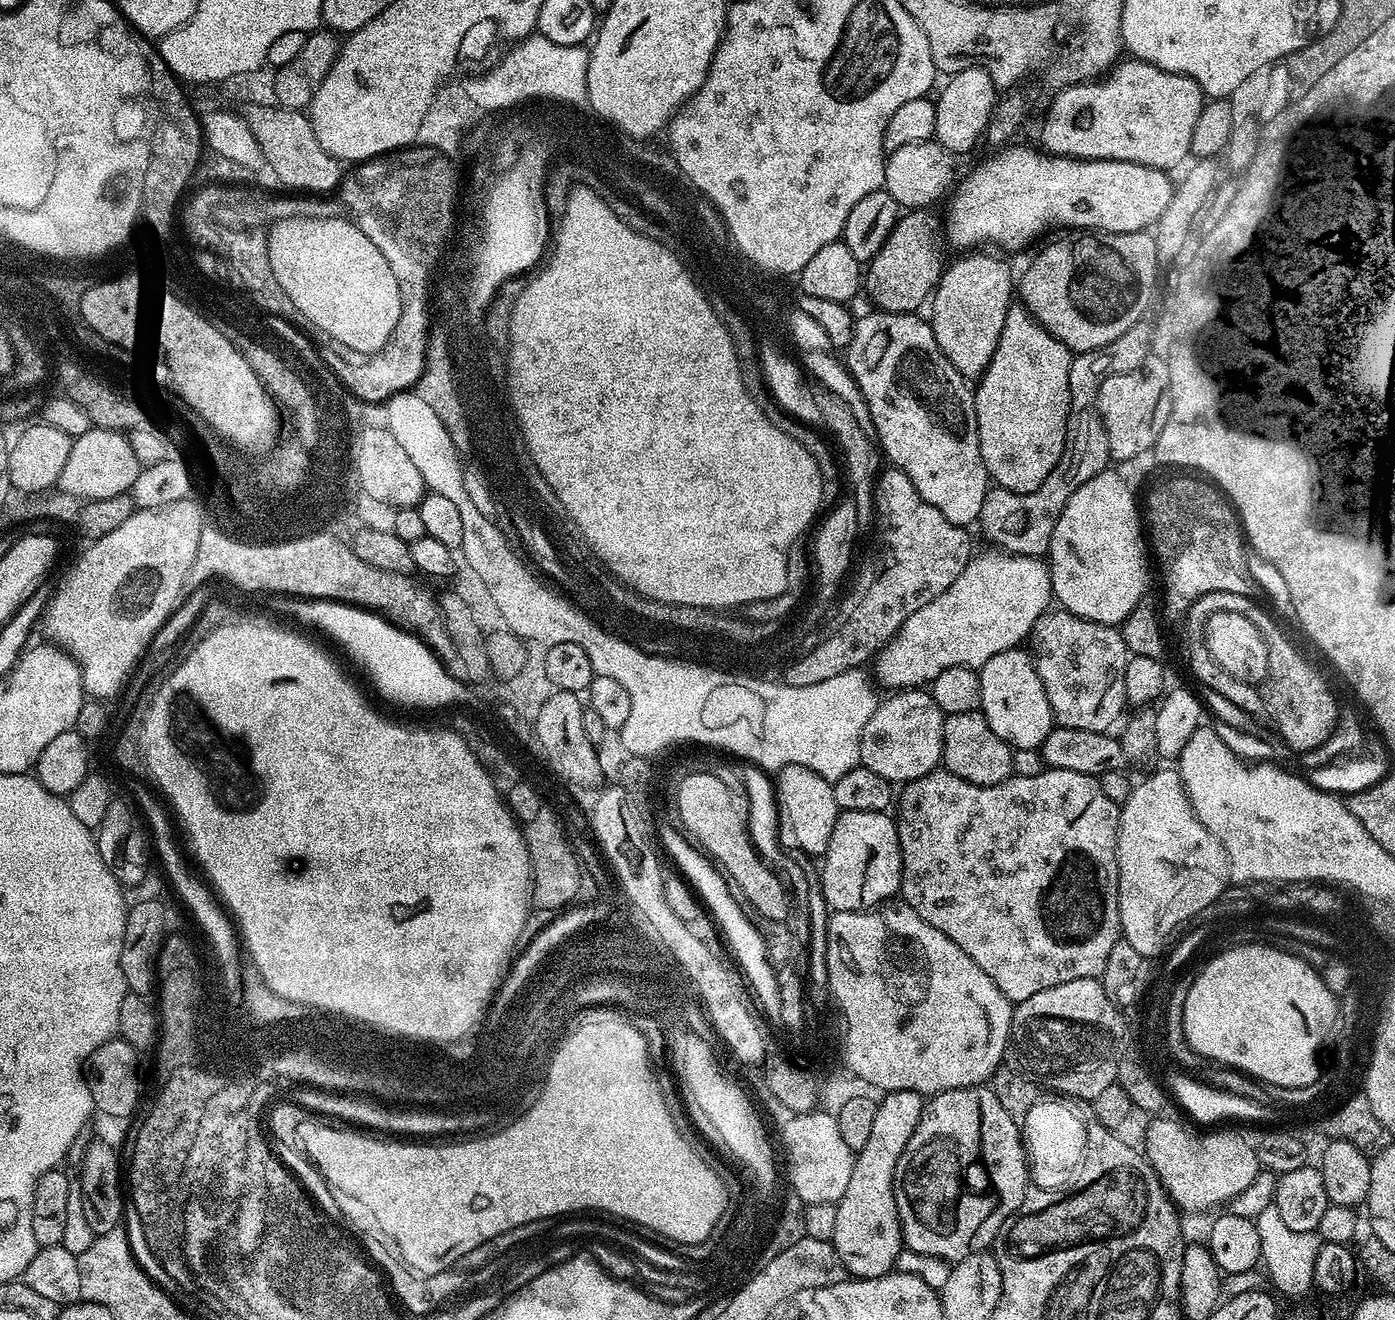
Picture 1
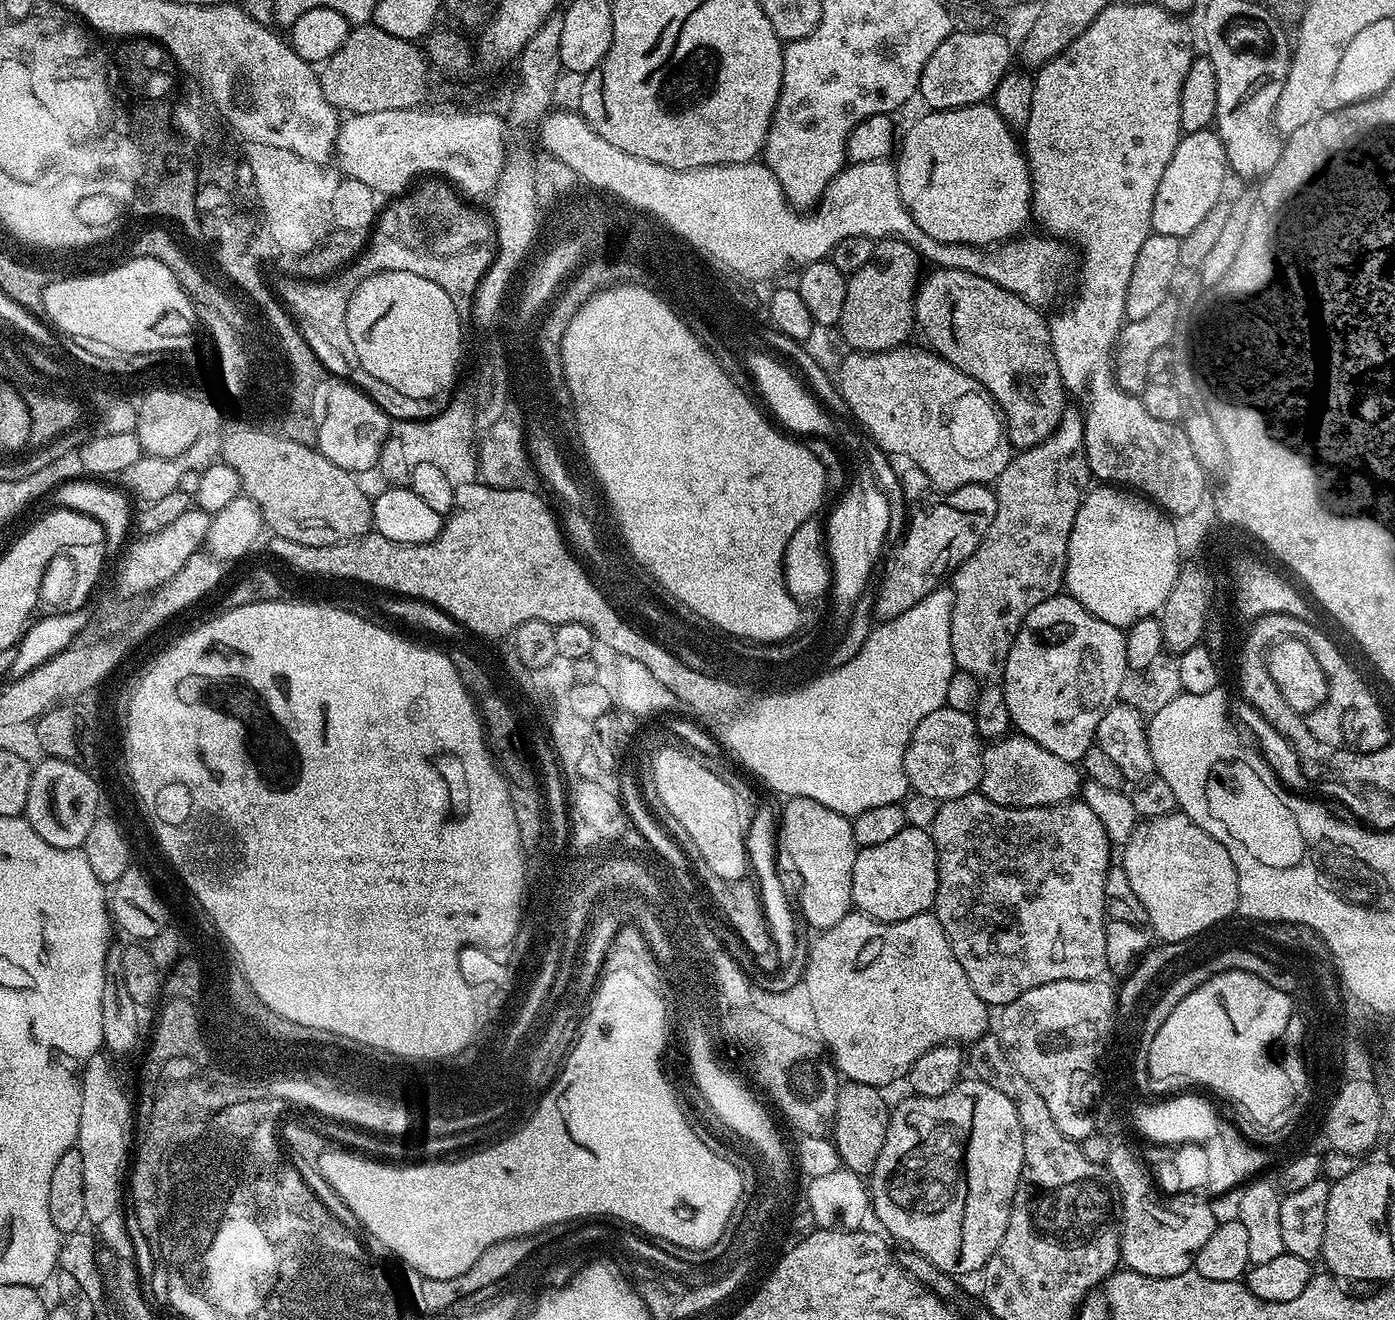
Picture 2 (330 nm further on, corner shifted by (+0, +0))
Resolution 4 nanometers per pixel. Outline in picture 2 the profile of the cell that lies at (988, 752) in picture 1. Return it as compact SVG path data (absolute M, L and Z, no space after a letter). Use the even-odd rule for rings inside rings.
M1009 734L993 740L983 749L979 793L990 802L1007 808L1037 808L1064 804L1082 792L1082 772L1071 760L1050 754L1028 736Z

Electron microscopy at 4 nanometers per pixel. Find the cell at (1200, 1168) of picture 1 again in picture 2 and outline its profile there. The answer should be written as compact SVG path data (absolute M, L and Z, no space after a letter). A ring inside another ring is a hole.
M1124 1142L1112 1145L1106 1172L1118 1193L1120 1258L1123 1267L1150 1278L1170 1278L1174 1274L1189 1271L1195 1265L1198 1250L1202 1250L1210 1234L1214 1234L1218 1215L1206 1201L1195 1200L1197 1197L1192 1194L1173 1195L1170 1200L1172 1204L1167 1204L1168 1200L1158 1191L1145 1161L1139 1155L1136 1157L1134 1149L1120 1143Z

